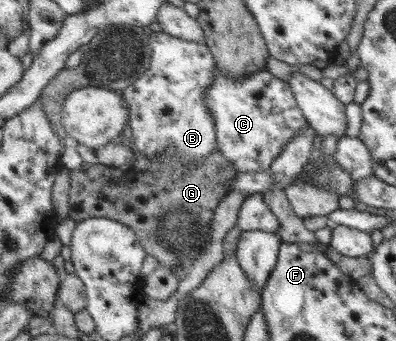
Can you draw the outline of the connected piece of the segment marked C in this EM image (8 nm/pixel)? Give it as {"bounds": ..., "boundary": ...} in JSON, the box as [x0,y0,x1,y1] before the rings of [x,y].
{"bounds":[204,64,309,173],"boundary":[[[215,64],[214,81],[204,103],[215,120],[218,152],[223,153],[239,173],[269,170],[284,146],[309,126],[289,84],[275,78],[267,66],[251,77],[230,79]]]}

